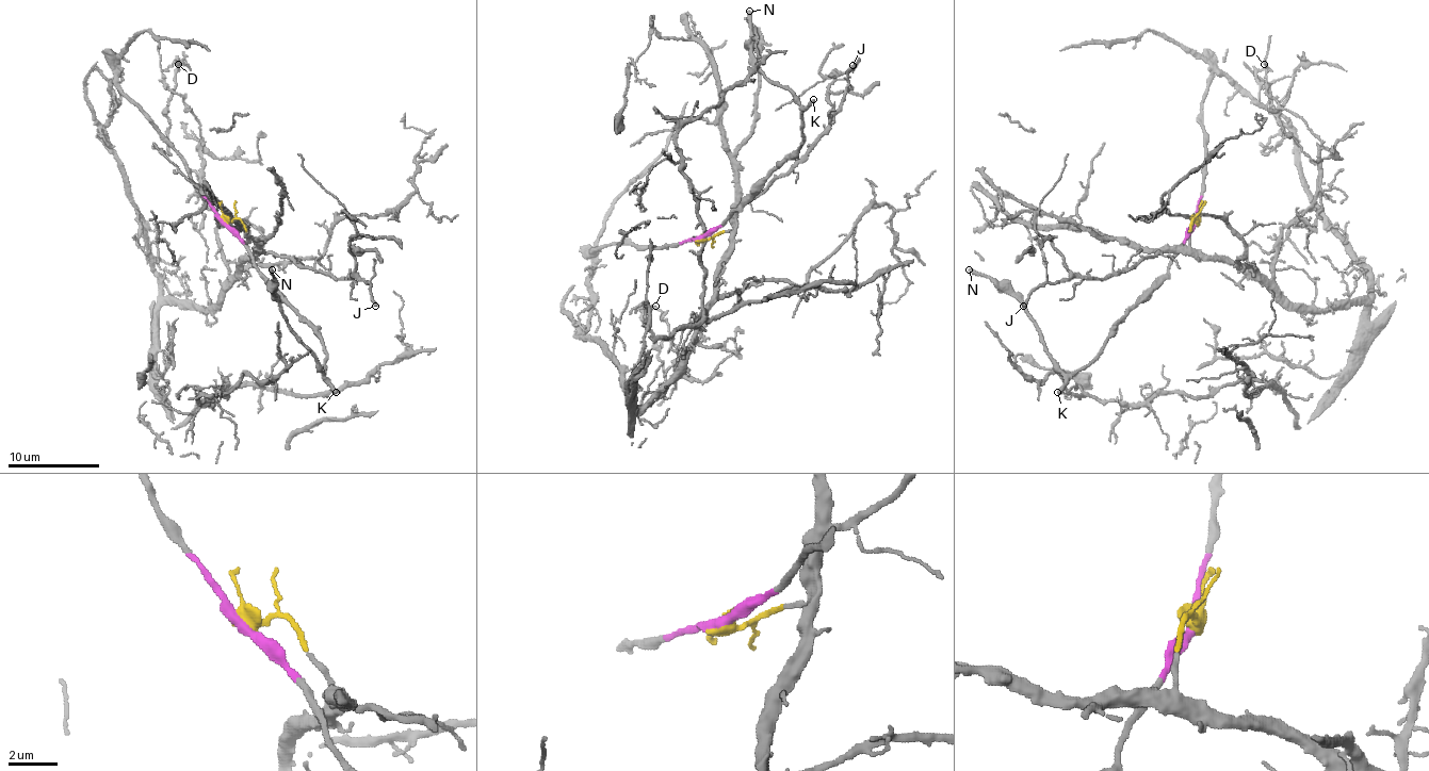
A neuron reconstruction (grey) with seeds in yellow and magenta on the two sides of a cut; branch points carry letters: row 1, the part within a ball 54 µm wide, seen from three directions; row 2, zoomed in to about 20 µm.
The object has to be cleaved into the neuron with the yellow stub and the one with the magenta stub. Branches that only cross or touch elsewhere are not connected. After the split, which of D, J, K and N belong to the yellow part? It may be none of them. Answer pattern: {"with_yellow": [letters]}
{"with_yellow": ["D", "J"]}

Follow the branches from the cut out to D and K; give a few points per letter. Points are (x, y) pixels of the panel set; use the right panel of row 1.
D: (1196, 219), (1189, 245), (1269, 279), (1283, 229), (1315, 199), (1321, 140), (1267, 94), (1265, 64)
K: (1196, 222), (1169, 272), (1105, 340), (1098, 354), (1057, 393)

